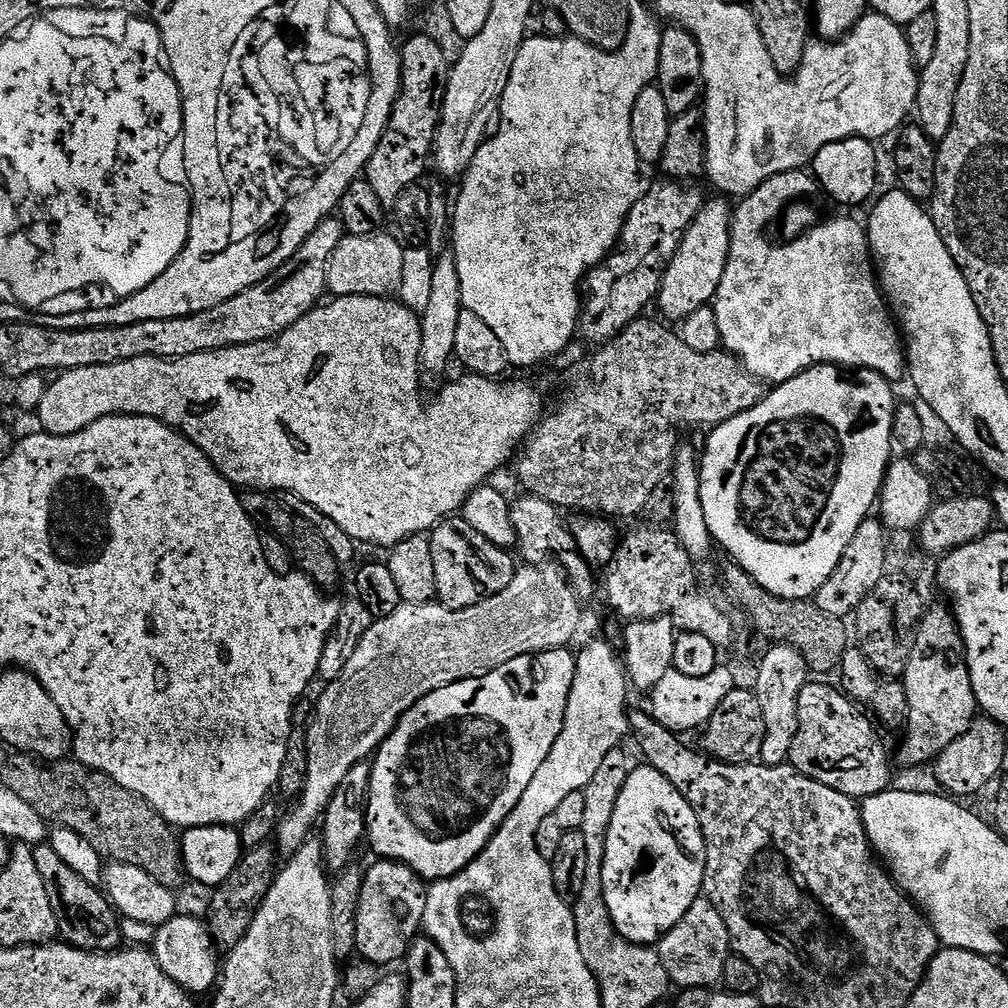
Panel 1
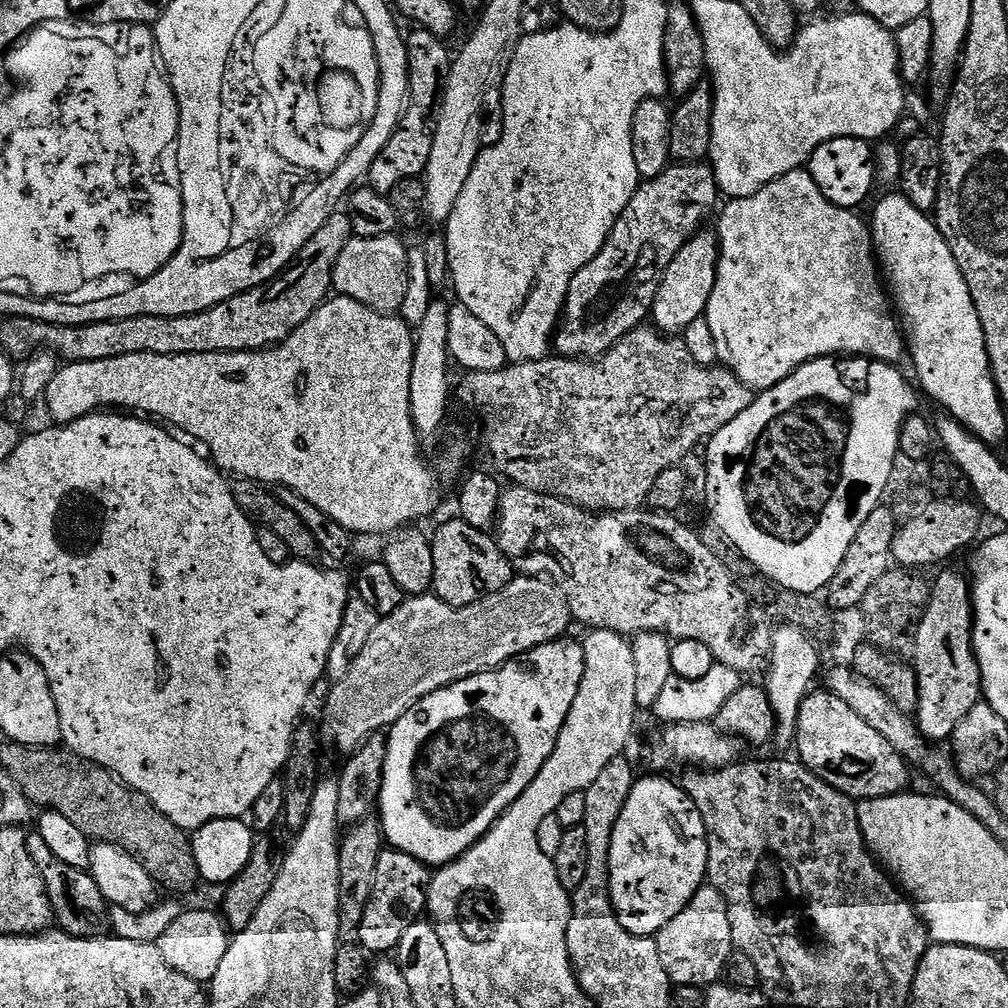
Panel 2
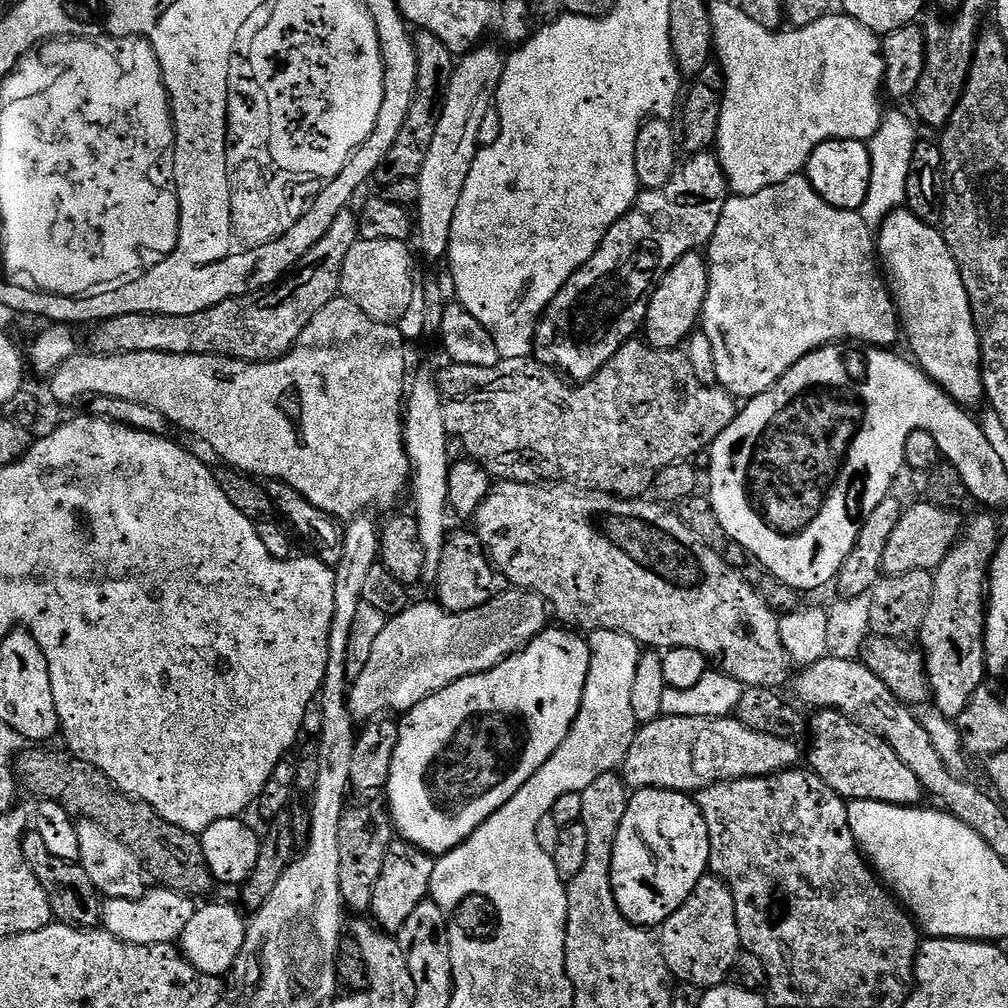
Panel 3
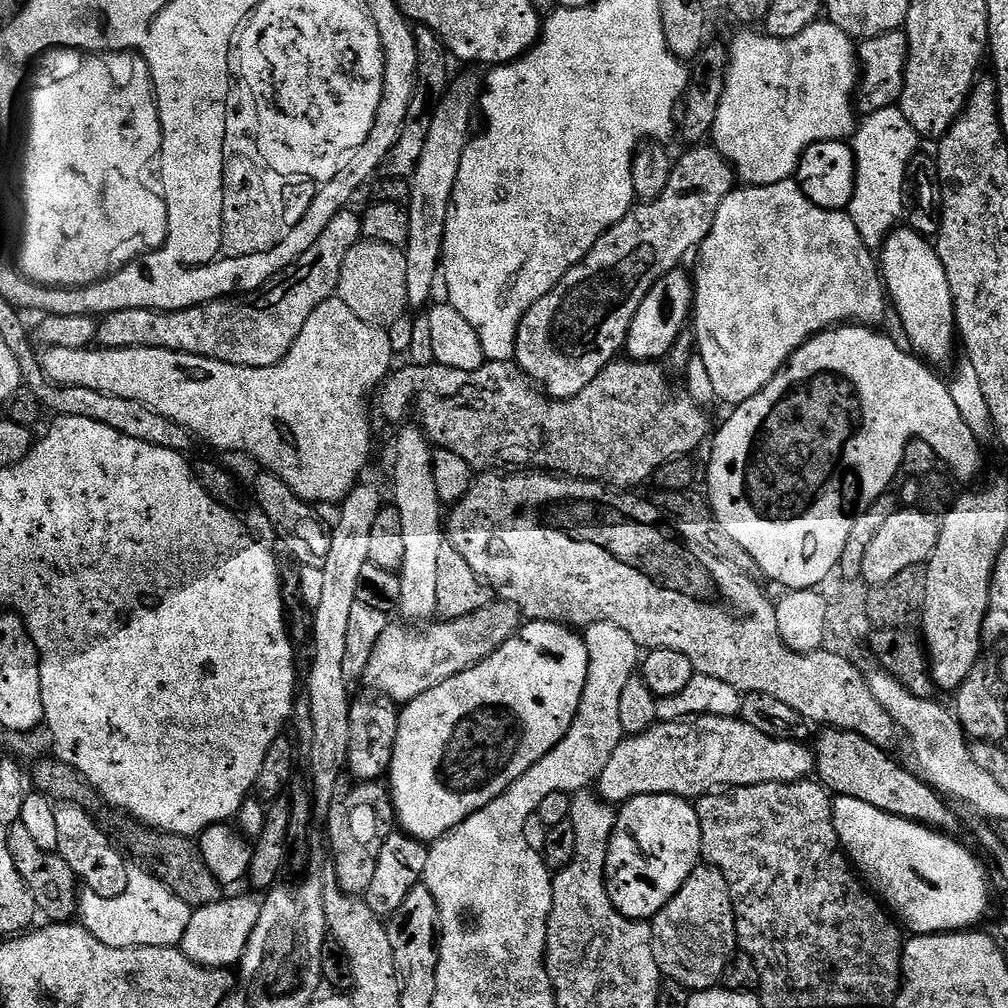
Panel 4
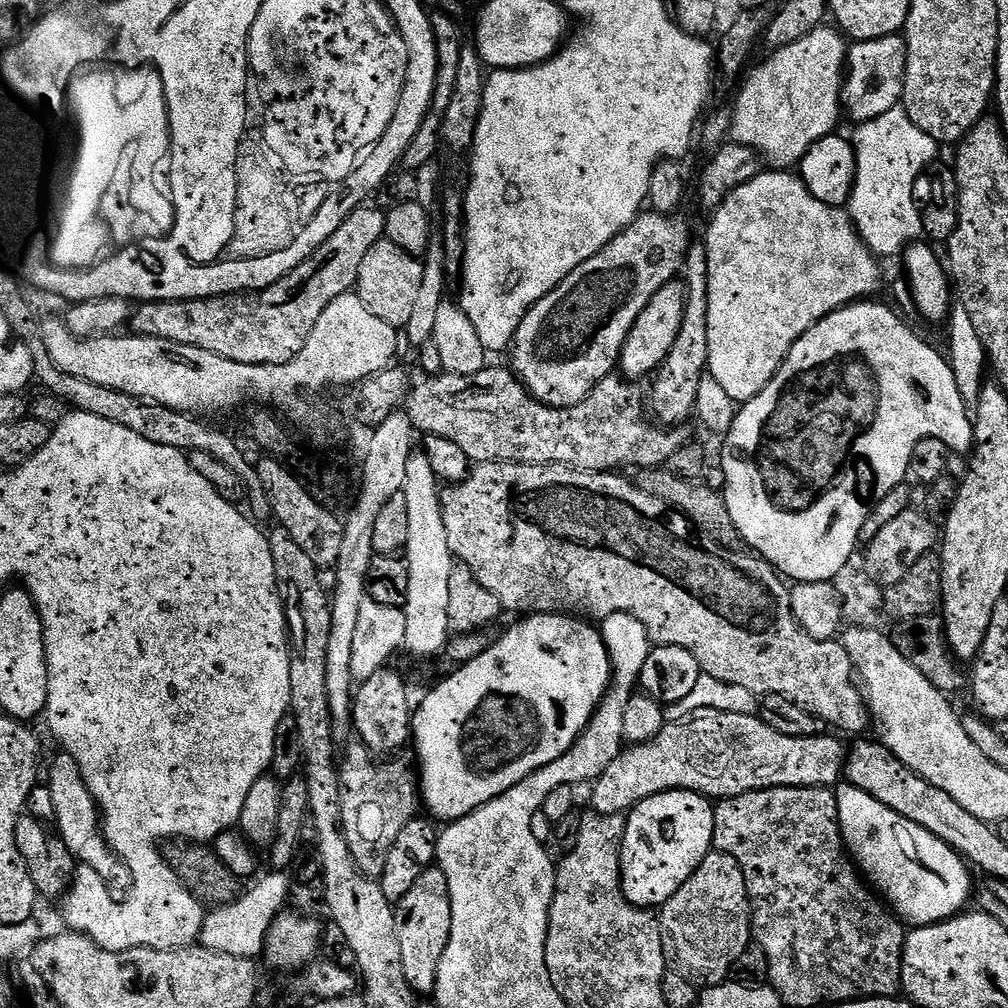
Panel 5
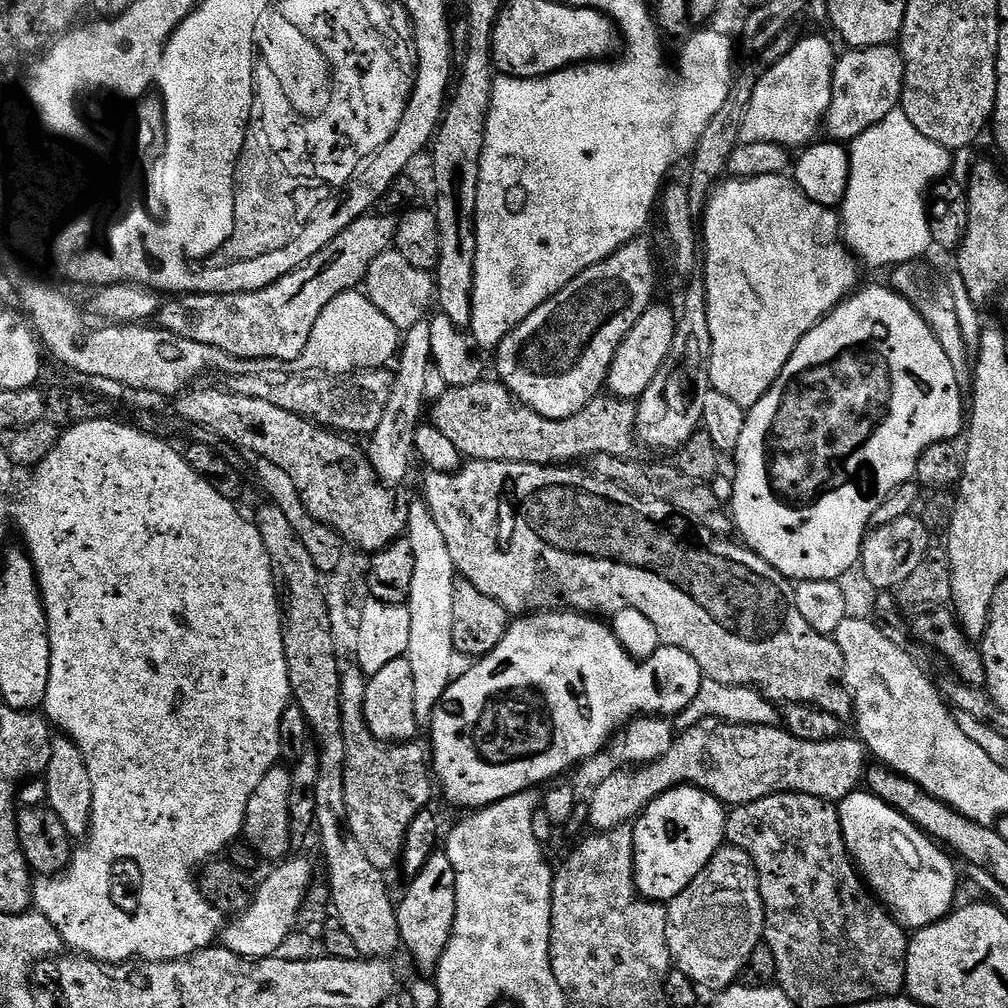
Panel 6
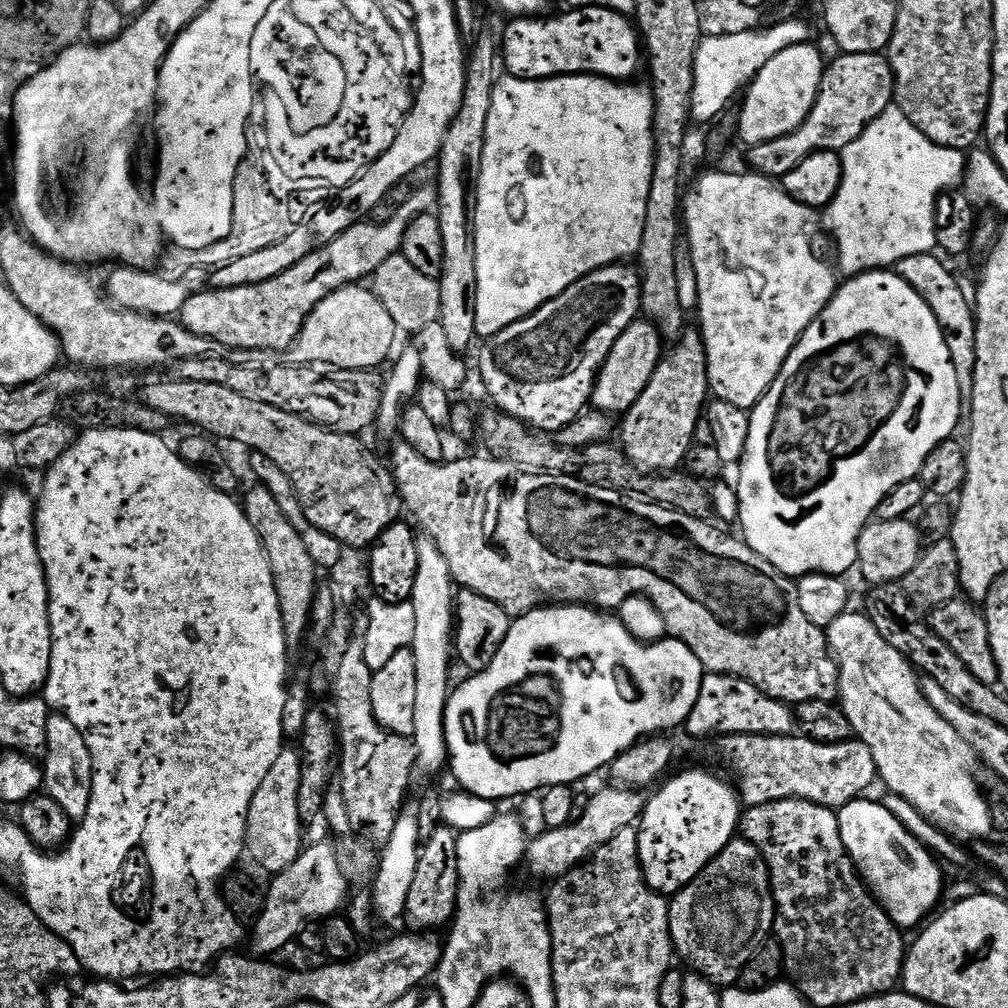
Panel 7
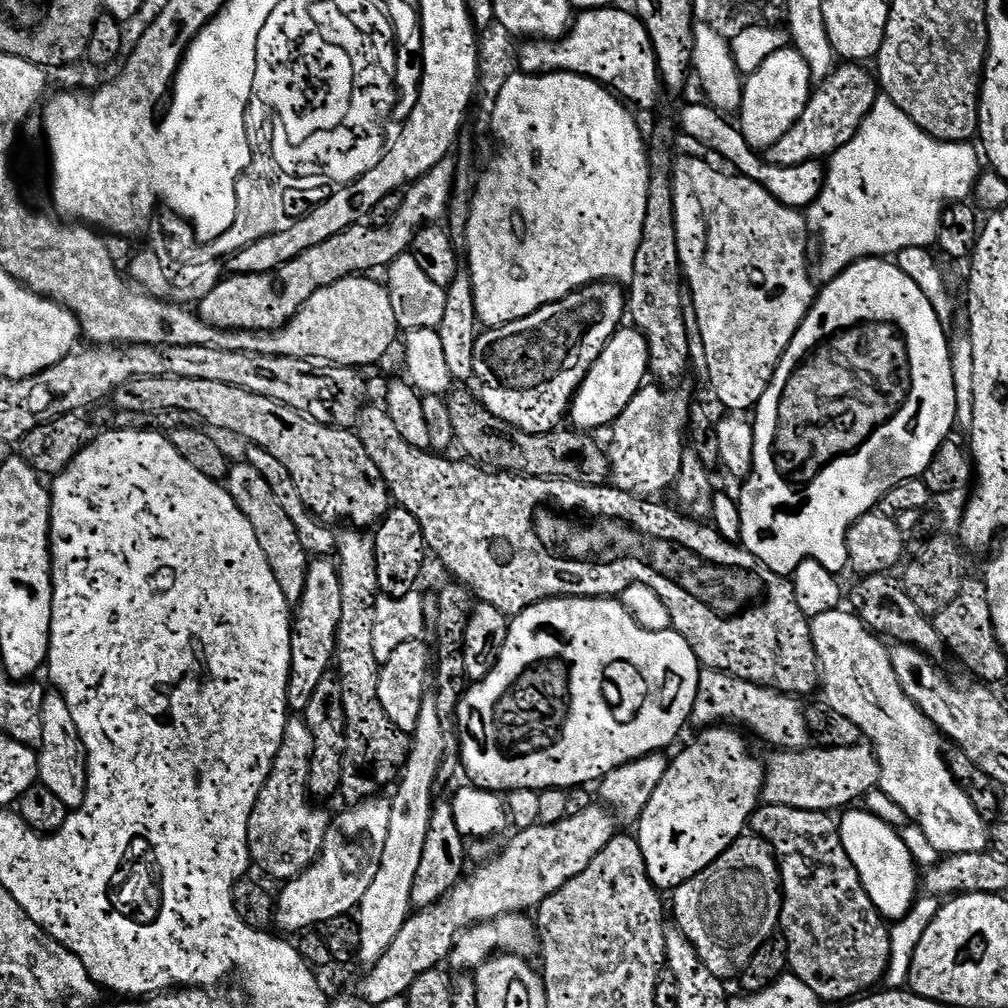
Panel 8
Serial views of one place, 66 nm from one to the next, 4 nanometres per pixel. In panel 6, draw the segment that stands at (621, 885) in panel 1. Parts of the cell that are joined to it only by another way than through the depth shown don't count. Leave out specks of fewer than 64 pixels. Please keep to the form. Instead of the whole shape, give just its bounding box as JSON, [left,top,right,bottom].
[634,786,726,902]

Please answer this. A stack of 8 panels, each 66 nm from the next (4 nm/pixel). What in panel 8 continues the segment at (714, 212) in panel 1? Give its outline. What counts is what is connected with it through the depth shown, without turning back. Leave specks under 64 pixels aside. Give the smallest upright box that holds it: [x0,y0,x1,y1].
[570,326,648,430]

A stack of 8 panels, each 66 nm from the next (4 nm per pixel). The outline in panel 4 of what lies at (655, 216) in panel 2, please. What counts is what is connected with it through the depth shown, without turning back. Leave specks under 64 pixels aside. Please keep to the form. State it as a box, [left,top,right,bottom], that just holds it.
[514,146,737,400]

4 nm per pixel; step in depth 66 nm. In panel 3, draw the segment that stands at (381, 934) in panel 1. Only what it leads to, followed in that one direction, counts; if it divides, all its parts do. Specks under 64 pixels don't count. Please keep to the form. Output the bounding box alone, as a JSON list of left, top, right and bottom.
[370,840,435,934]

